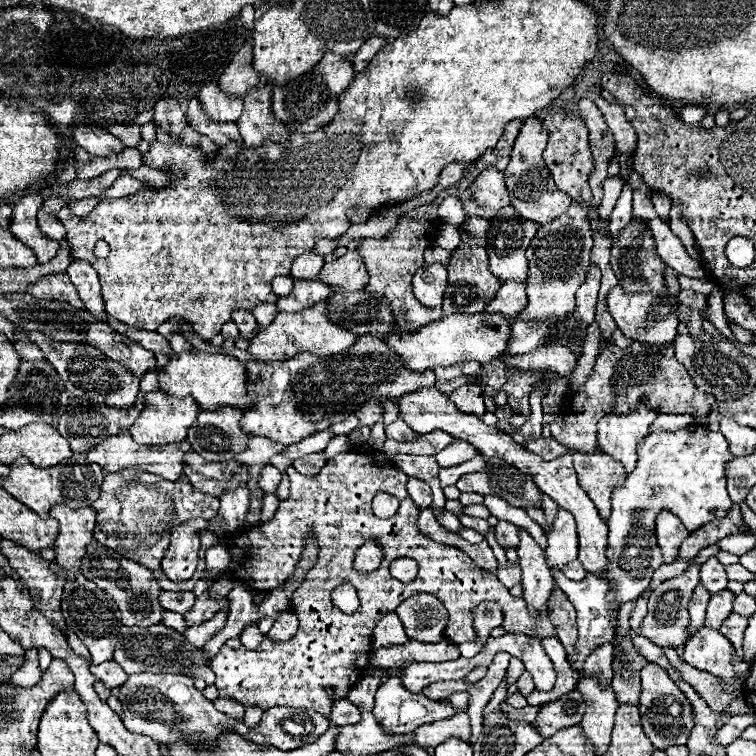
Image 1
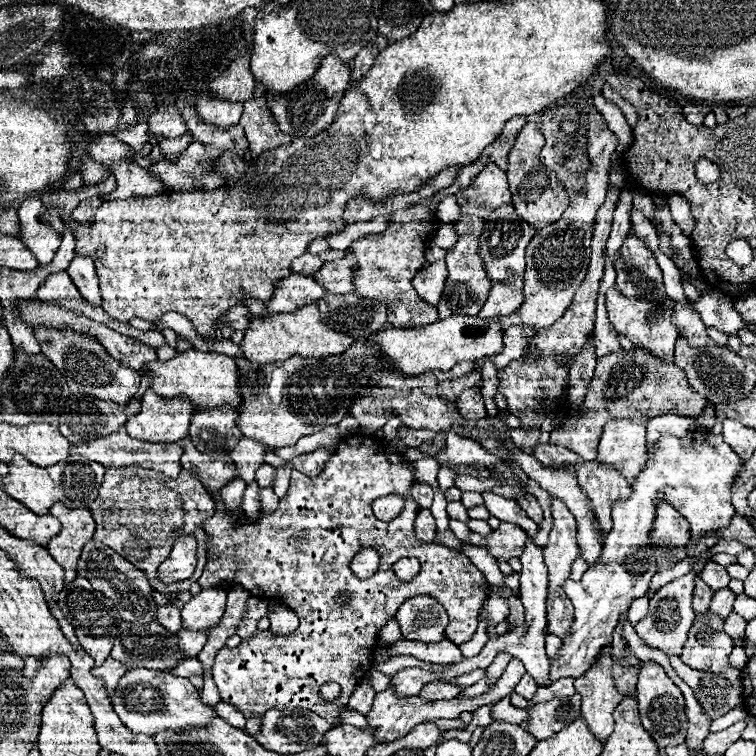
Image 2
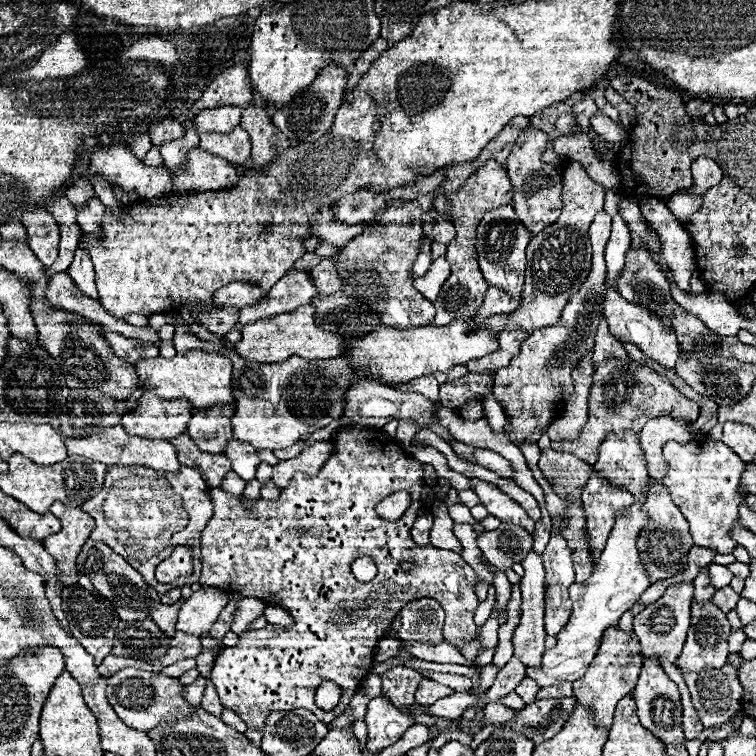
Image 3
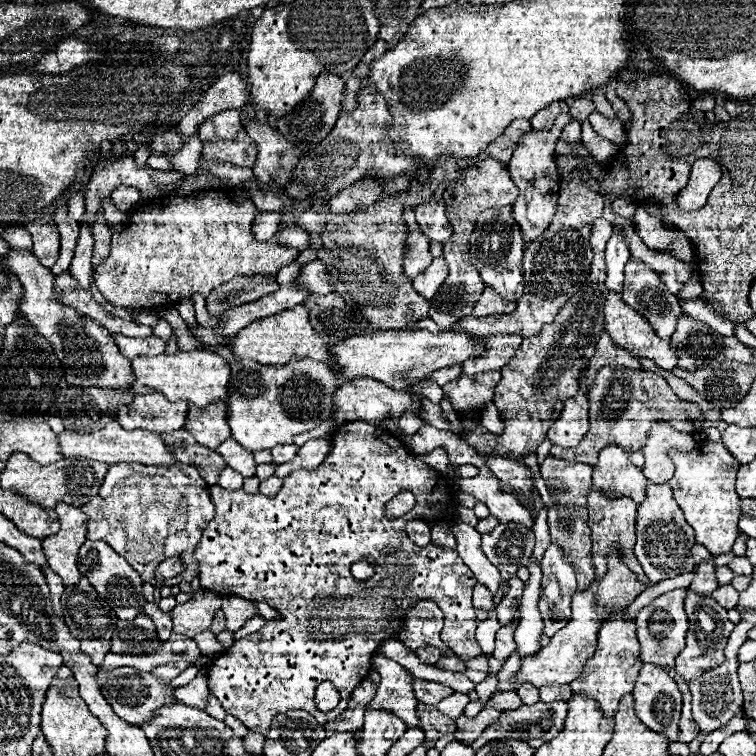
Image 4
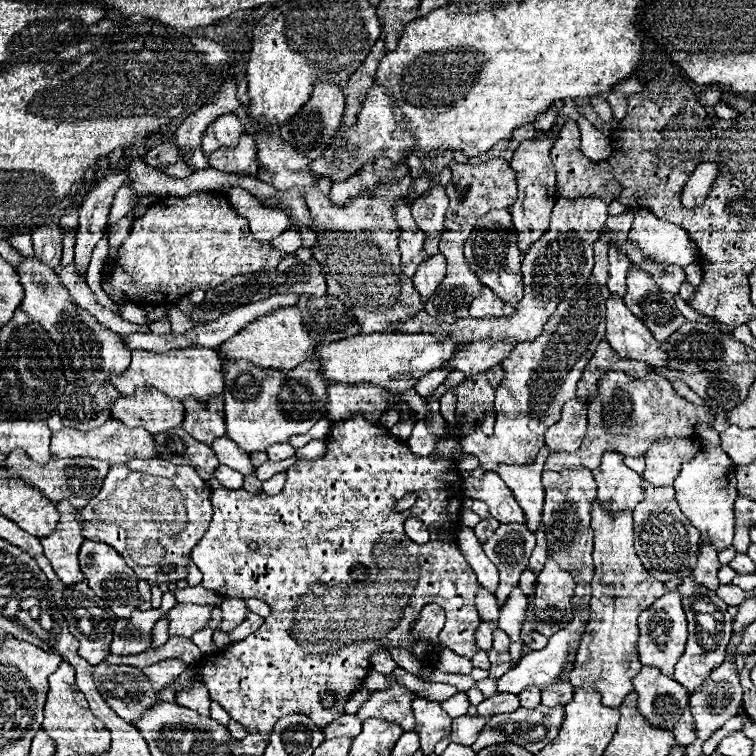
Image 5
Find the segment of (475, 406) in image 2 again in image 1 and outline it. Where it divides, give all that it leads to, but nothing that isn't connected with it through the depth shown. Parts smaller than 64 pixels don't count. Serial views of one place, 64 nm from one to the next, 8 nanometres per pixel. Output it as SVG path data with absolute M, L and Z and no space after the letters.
M464 386L464 388L458 388L456 392L452 392L452 396L448 396L458 408L460 412L464 414L474 414L481 417L485 412L484 394L480 392L472 392L472 390L482 390L480 386Z

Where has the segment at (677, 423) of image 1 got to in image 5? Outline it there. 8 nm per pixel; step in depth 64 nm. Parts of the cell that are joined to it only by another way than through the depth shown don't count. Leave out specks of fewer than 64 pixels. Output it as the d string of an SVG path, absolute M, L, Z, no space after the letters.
M672 438L670 442L654 444L646 454L646 470L642 476L652 486L672 486L680 474L680 466L692 460L698 450L692 438Z

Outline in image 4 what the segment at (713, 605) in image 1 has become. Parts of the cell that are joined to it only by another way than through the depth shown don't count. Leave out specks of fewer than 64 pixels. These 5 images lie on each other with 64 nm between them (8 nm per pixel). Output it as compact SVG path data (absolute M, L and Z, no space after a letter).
M726 584L726 586L718 586L714 592L712 592L712 596L718 600L718 604L722 604L724 608L736 608L738 606L738 596L740 596L740 592L734 588L734 586L730 586L730 584Z

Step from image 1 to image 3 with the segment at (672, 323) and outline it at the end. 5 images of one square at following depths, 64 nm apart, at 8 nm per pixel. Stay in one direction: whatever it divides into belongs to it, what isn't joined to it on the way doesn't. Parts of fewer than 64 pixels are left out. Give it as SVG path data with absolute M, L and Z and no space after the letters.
M608 288L604 298L604 316L608 322L608 328L612 336L616 336L620 342L632 342L636 344L650 360L656 360L660 366L672 370L678 360L678 342L674 330L666 330L664 322L658 316L652 316L646 308L640 308L636 304L628 304L616 290Z

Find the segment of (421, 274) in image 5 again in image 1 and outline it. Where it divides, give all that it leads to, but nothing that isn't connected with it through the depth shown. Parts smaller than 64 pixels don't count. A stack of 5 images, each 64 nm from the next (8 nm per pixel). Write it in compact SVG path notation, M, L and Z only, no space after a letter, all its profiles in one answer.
M430 264L420 268L412 278L416 298L428 306L436 308L442 304L442 294L446 288L446 268L442 264Z

